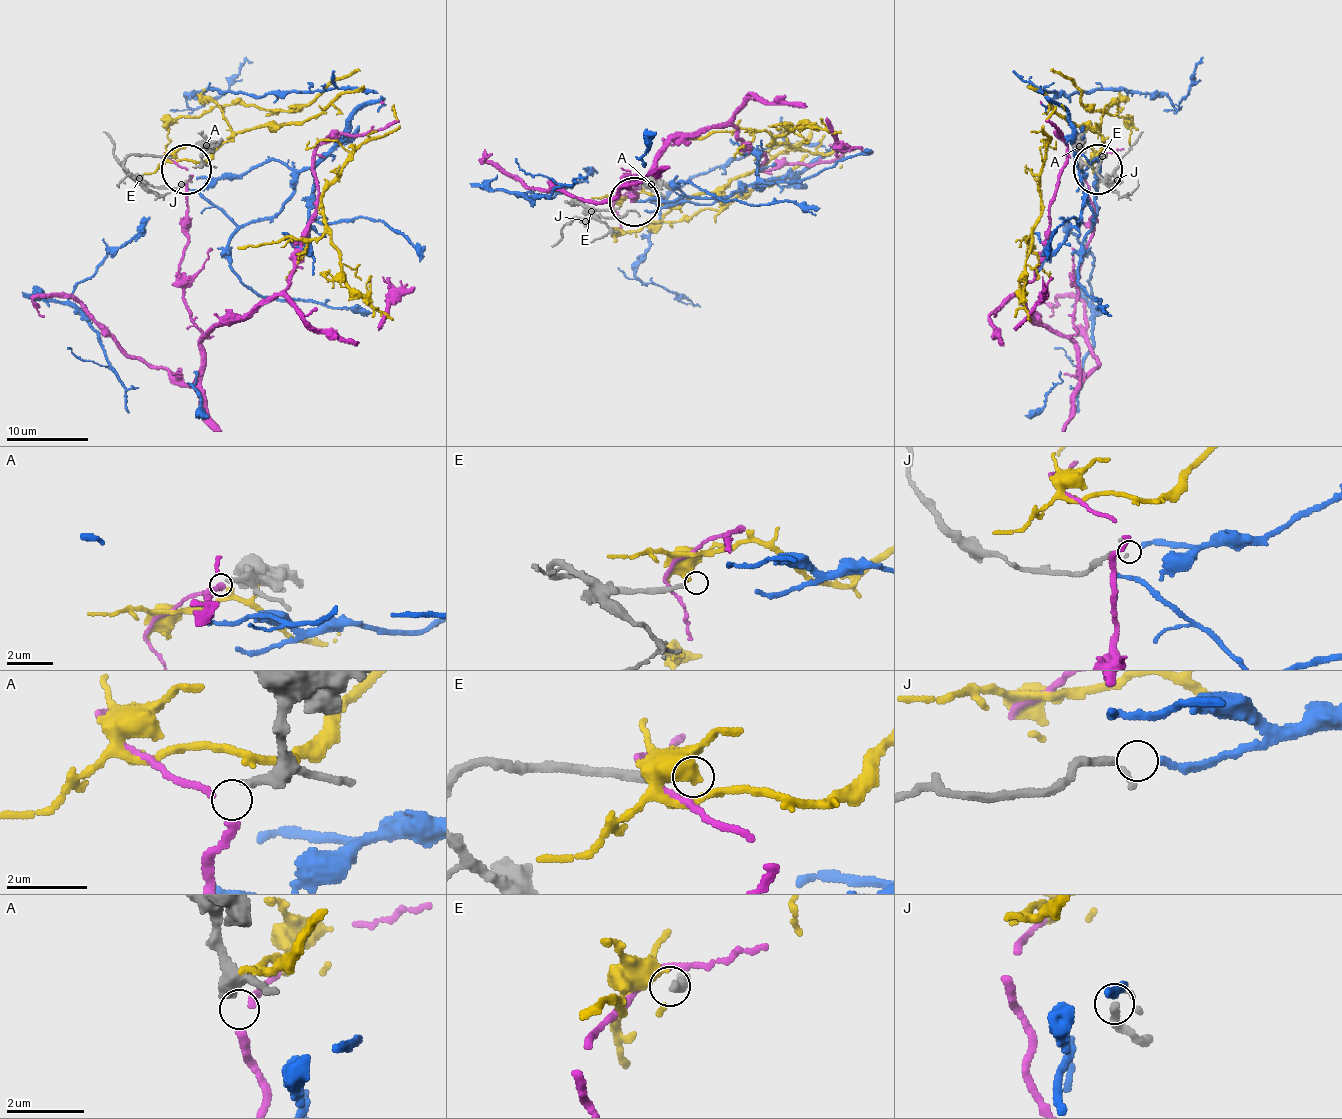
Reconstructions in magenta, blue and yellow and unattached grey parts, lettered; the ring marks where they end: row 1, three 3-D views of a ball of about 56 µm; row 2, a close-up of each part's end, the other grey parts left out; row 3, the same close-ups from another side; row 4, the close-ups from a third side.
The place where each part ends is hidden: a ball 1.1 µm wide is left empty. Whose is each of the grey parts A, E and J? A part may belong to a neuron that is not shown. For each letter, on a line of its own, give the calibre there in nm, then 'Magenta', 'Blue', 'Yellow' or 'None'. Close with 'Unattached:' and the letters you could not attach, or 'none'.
A: Thickness 240 nm. Magenta
E: Thickness 220 nm. None
J: Thickness 150 nm. Blue
Unattached: E

